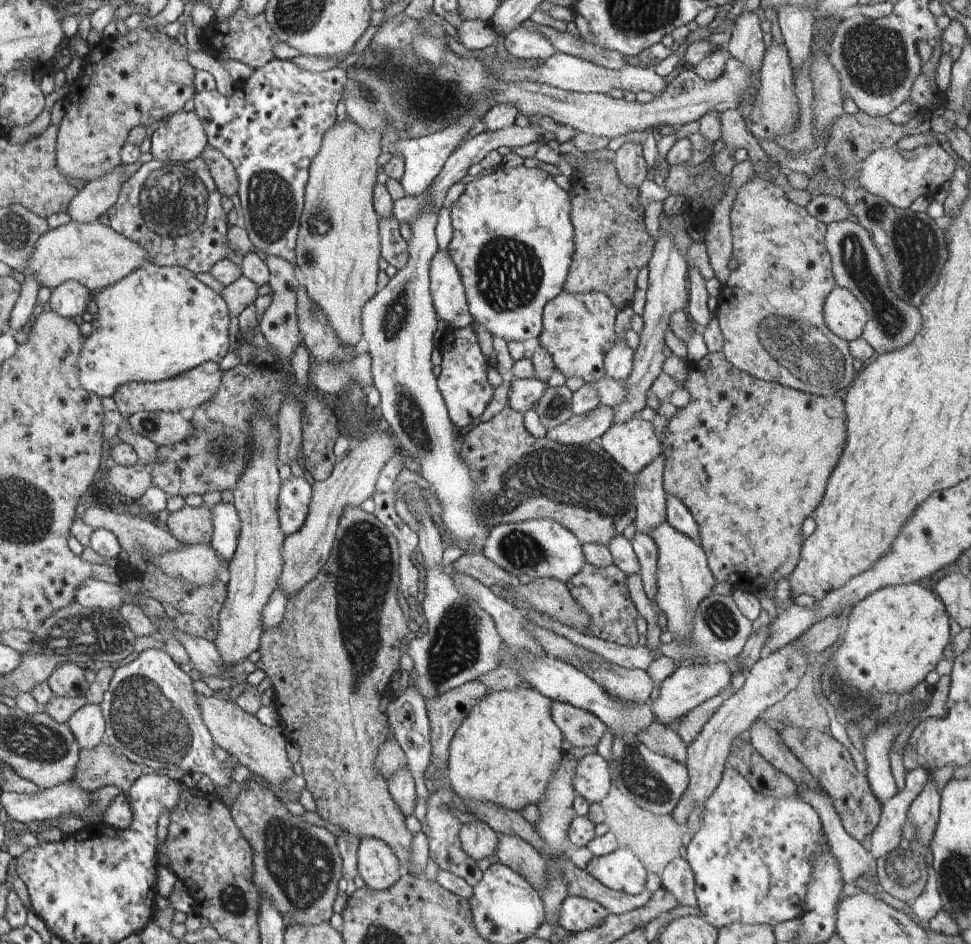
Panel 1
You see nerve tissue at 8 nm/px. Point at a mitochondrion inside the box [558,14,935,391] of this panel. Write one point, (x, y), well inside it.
(874, 57)

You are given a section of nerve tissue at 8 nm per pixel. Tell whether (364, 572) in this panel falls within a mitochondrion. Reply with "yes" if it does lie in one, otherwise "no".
yes

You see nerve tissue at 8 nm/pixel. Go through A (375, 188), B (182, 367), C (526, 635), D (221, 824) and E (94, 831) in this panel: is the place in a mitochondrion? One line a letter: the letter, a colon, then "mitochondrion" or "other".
A: other
B: other
C: other
D: other
E: other

